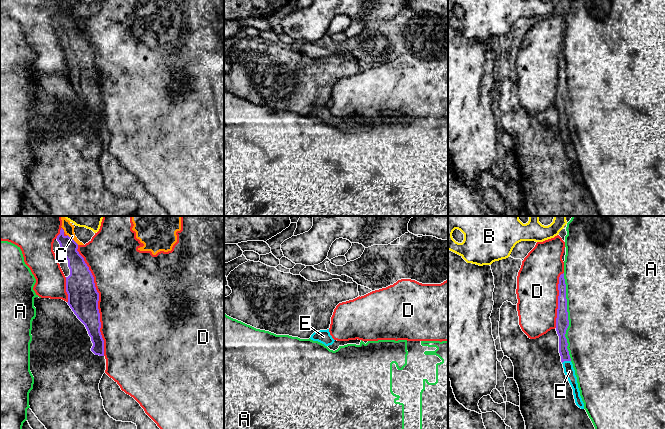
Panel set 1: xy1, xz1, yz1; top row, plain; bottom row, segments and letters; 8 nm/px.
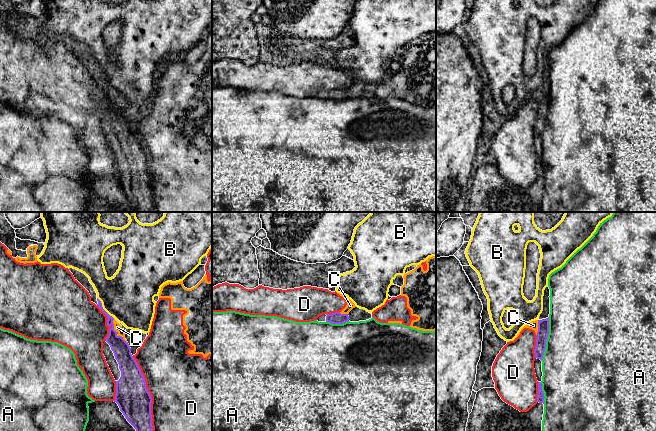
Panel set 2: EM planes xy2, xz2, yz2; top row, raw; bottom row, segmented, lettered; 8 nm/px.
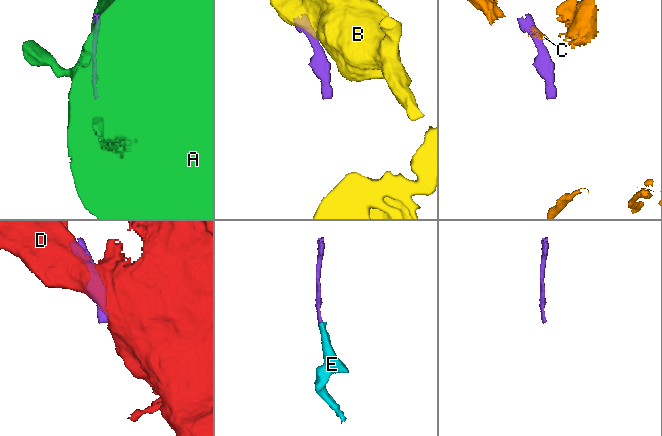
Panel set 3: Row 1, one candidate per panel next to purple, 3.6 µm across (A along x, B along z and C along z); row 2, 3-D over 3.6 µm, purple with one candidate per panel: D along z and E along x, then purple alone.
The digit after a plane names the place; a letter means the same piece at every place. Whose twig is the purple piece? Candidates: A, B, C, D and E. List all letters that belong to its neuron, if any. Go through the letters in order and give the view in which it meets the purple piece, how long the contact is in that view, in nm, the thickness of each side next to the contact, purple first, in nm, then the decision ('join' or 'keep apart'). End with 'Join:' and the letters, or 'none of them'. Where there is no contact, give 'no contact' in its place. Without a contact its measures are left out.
A: contact in yz1; length 700 nm; calibres 110 and 480 nm; keep apart
B: contact in xy2; length 220 nm; calibres 80 and 400 nm; keep apart
C: contact in xy2; length 220 nm; calibres 140 and 60 nm; keep apart
D: contact in xy1; length 900 nm; calibres 240 and 500 nm; keep apart
E: contact in yz1; length 80 nm; calibres 80 and 90 nm; join
Join: E

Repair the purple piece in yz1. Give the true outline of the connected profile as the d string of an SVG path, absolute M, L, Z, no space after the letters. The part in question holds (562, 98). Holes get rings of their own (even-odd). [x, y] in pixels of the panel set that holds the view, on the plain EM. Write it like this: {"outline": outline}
{"outline": "M564 49L559 53L558 60L559 72L558 72L558 85L556 94L556 107L559 112L559 129L561 132L561 138L563 140L564 149L573 165L573 171L576 181L584 185L584 179L580 172L578 164L577 153L575 146L571 138L569 127L567 125L568 119L565 113L566 106L569 102L568 88L567 88L567 75L566 75L566 60L564 55Z"}

